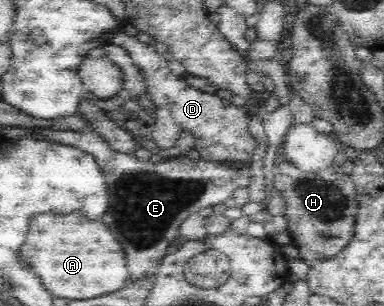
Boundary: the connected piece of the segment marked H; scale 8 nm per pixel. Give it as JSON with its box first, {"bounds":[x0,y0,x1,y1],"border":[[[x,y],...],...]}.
{"bounds":[273,162,356,266],"border":[[[279,162],[273,167],[274,188],[285,199],[283,216],[288,222],[292,244],[301,255],[300,260],[313,266],[334,258],[349,244],[355,230],[356,201],[355,183],[341,165],[331,165],[317,172],[305,172],[294,164]]]}

